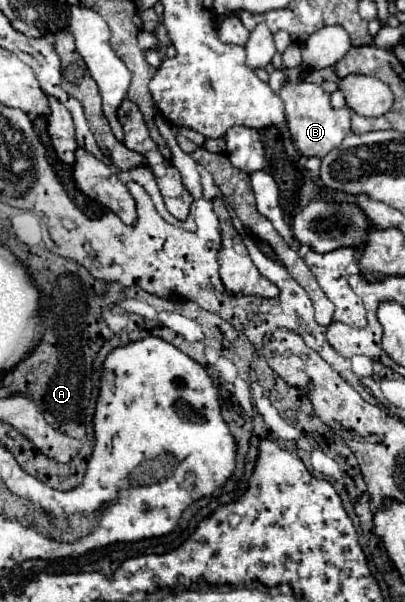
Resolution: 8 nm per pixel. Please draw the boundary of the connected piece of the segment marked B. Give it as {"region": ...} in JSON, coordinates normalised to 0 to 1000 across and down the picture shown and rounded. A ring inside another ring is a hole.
{"region":[[[709,136],[694,146],[694,163],[704,169],[709,196],[714,196],[714,216],[719,229],[728,236],[728,246],[753,259],[788,259],[798,262],[812,256],[822,246],[832,246],[847,229],[867,219],[867,183],[862,179],[817,179],[812,169],[793,169],[793,159],[812,159],[793,150],[788,140],[763,140],[763,136]]]}

